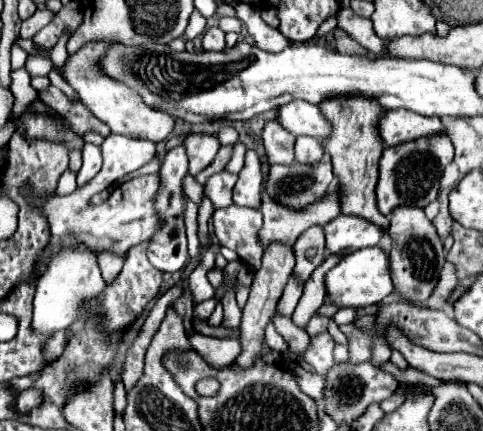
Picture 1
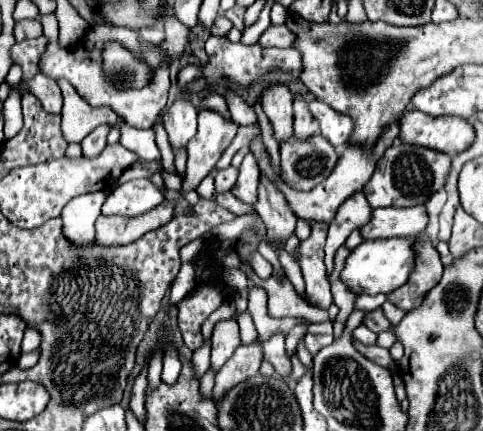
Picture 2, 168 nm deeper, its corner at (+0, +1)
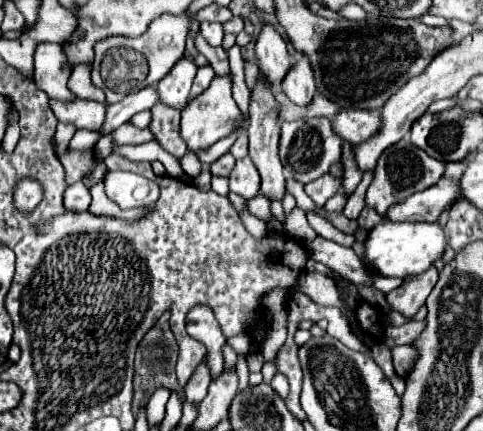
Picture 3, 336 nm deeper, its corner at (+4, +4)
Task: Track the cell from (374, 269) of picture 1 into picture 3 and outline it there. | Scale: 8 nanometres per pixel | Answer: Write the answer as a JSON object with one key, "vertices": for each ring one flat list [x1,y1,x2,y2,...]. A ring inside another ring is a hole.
{"vertices":[[384,220,376,228,370,230,368,240,364,244,362,262,374,274,408,278,408,276,426,272,434,264,434,260,442,256,446,244,448,244,448,238,436,222,424,224,424,222,388,222]]}

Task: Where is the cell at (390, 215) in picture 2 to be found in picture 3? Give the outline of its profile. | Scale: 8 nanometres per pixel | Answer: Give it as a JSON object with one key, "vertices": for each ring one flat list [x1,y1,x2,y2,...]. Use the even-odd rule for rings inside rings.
{"vertices":[[440,178,432,188,416,192,400,204,392,204,384,218,390,222,436,222,442,210,456,200,458,192,458,180]]}

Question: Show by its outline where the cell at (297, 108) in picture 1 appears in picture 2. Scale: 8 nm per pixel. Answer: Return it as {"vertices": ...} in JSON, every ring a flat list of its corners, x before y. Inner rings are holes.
{"vertices":[[318,99,312,101,312,115,318,117,320,127,322,127,322,135,334,147,344,147,348,143,348,139,352,135,352,129,354,129,352,117,334,111,332,107,328,107,326,103,322,103]]}

